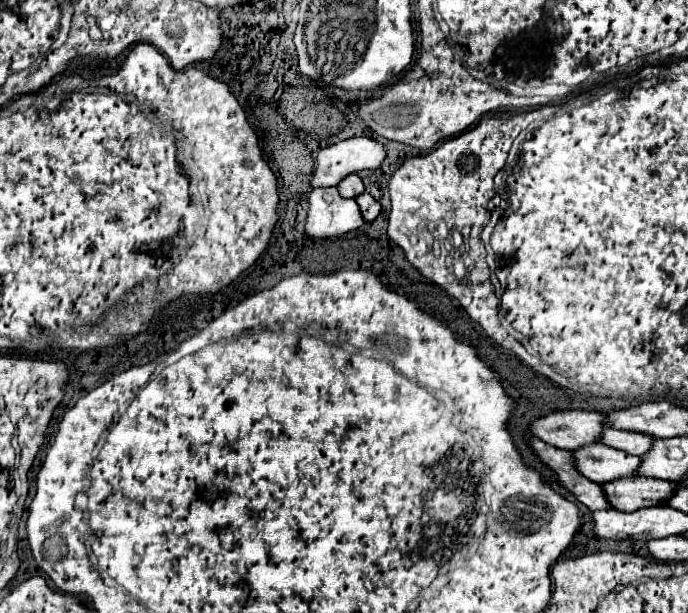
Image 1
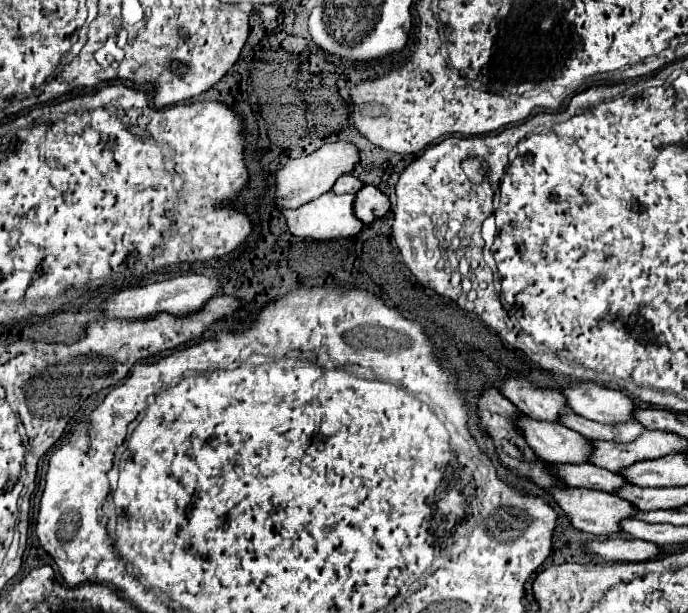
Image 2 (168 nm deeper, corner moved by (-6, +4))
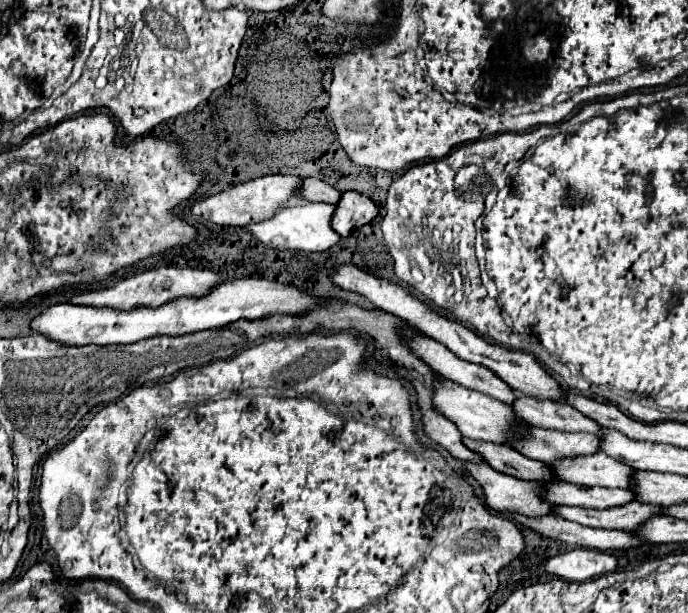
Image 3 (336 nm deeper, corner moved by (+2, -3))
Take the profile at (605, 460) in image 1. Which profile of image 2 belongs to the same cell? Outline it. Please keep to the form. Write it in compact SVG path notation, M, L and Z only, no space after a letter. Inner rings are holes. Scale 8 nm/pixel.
M520 413L520 433L546 463L588 463L592 453L592 445L584 435L560 423L528 419L524 413Z

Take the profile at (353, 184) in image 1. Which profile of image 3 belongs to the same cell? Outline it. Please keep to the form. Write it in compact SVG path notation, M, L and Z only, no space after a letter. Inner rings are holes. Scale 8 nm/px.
M304 178L304 190L300 192L302 198L310 200L310 202L328 202L328 204L336 204L342 196L340 190L336 190L334 186L318 180L318 178Z

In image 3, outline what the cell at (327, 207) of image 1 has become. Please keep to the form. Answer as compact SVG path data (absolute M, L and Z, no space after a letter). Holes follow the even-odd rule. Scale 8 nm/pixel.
M308 202L308 204L296 204L292 208L280 210L270 220L246 226L264 246L276 248L276 250L300 250L300 252L322 252L340 242L340 234L332 230L332 214L336 206L324 204L324 202Z

